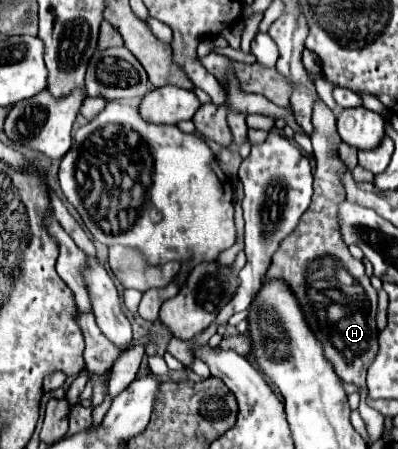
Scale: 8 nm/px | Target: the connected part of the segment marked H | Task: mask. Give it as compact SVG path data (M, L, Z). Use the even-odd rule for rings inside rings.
M317 103L313 123L313 155L317 159L313 199L309 209L303 213L299 227L287 239L283 239L279 251L273 255L265 279L283 279L289 285L303 309L307 325L315 331L315 337L323 347L323 355L327 357L327 361L331 361L339 379L343 379L345 383L353 383L359 387L359 391L363 391L367 367L377 355L377 291L365 275L363 261L355 259L343 243L339 227L337 211L339 205L345 201L345 191L337 177L337 173L343 171L343 163L339 163L335 155L335 143L341 141L335 129L335 115L323 103ZM327 261L331 263L329 267L335 269L331 275L325 277L323 267L327 267ZM345 273L351 277L349 281L341 277Z

